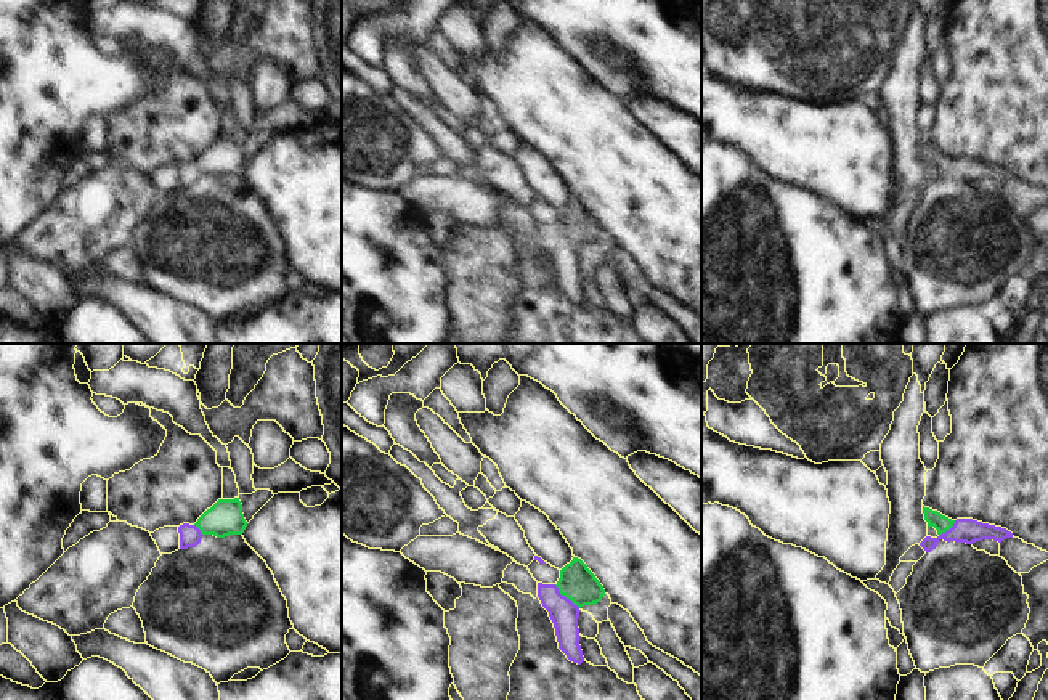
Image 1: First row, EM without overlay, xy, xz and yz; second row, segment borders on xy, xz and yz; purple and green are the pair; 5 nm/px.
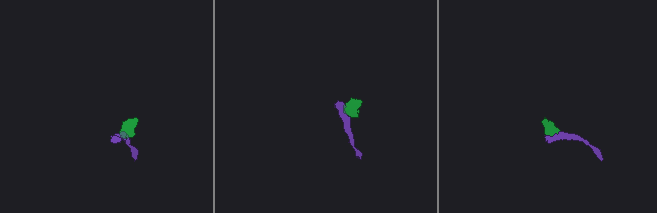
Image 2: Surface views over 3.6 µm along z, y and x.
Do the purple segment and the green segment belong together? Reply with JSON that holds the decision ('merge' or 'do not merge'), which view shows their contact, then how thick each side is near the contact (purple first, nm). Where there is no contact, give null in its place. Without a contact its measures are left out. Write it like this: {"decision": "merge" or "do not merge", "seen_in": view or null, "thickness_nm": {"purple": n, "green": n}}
{"decision": "merge", "seen_in": "xz", "thickness_nm": {"purple": 140, "green": 180}}

